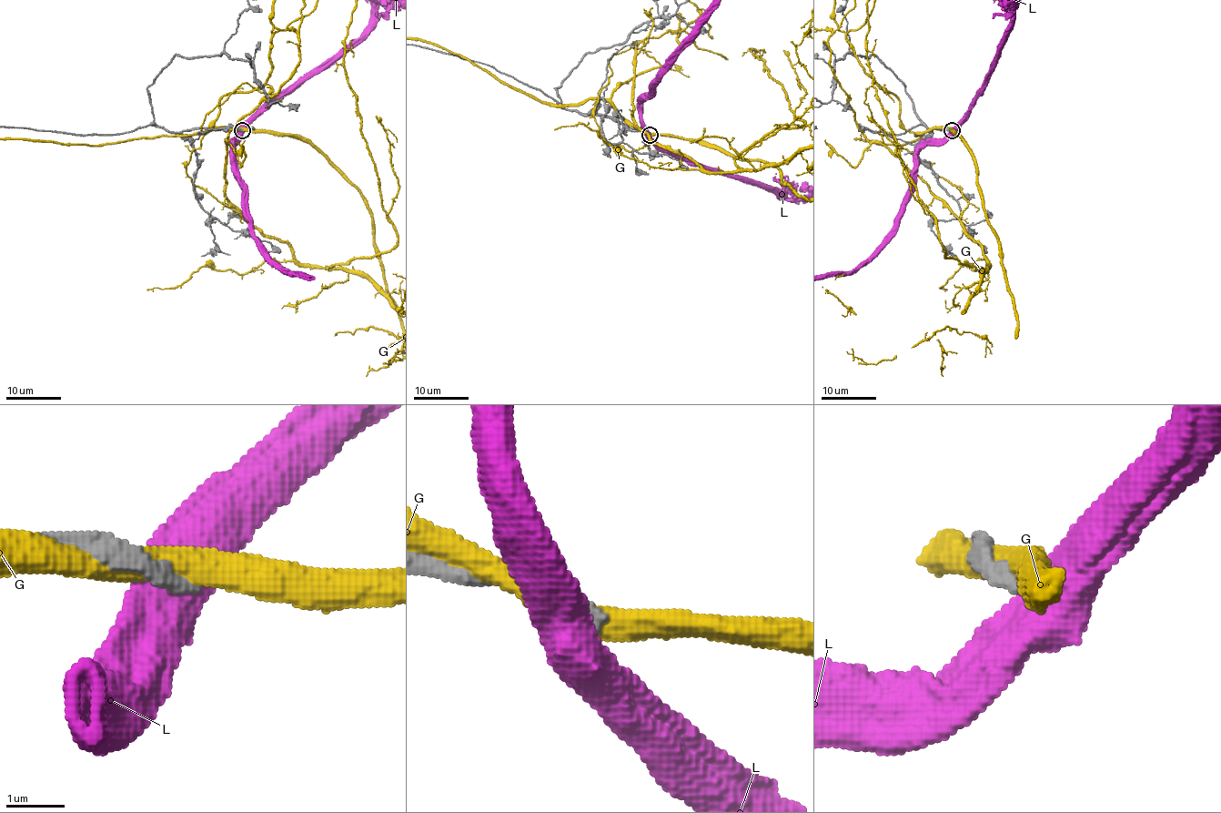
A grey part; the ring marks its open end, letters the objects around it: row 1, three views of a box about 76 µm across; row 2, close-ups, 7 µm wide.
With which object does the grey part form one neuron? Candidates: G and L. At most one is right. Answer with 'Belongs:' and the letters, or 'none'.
Belongs: none

